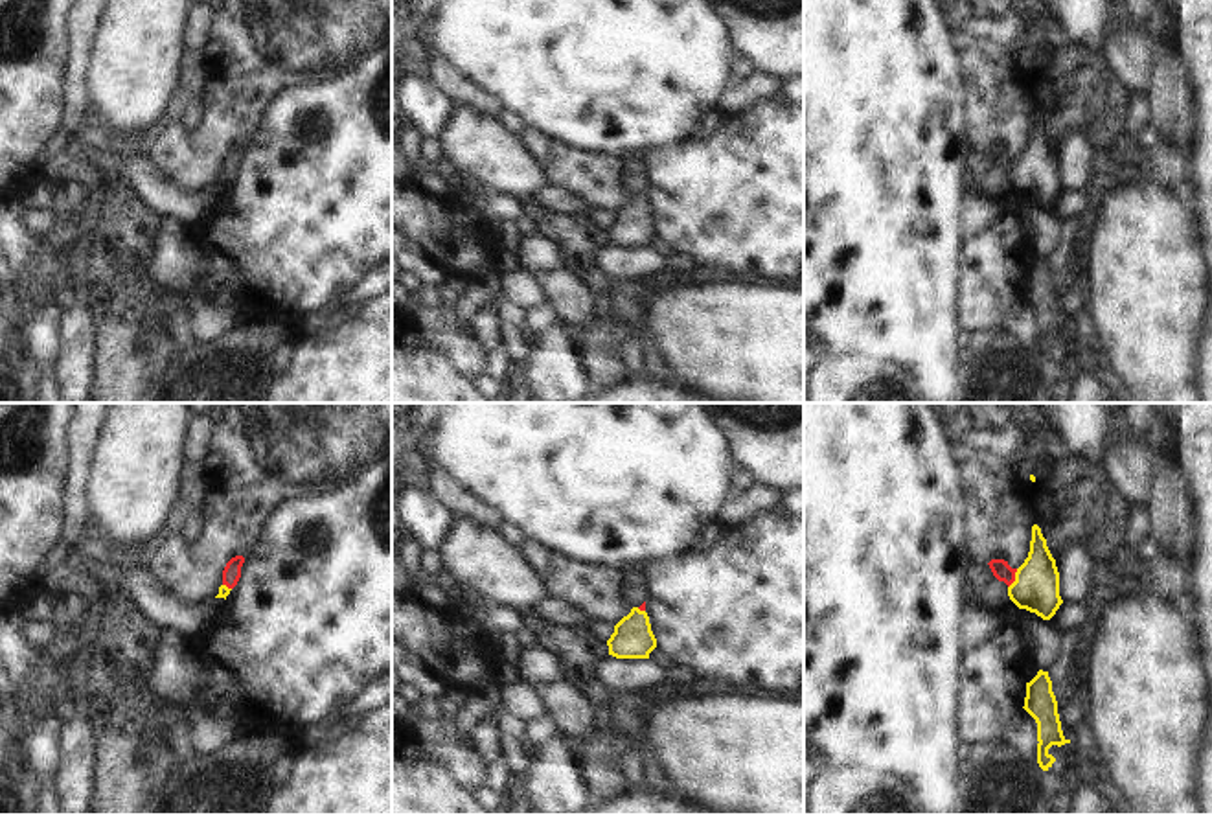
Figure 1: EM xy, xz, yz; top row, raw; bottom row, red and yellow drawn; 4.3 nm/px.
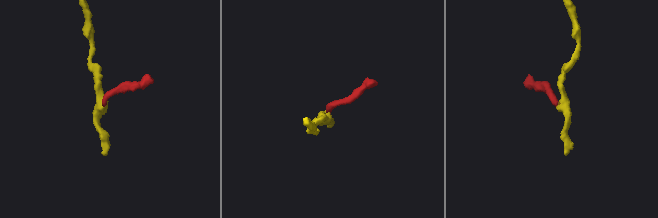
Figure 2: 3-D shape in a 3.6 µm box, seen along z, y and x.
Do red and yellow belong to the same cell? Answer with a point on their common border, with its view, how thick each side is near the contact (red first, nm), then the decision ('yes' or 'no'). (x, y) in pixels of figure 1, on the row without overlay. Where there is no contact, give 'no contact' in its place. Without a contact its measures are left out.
yz (1014, 166) | 80/200 nm | yes

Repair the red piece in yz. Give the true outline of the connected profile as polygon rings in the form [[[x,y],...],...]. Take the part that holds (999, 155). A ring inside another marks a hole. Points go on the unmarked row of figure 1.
[[[1037,112],[1032,114],[1030,140],[1019,156],[1012,156],[1004,147],[991,147],[988,153],[993,164],[1008,173],[1008,184],[1019,197],[1050,208],[1063,191],[1056,147]]]

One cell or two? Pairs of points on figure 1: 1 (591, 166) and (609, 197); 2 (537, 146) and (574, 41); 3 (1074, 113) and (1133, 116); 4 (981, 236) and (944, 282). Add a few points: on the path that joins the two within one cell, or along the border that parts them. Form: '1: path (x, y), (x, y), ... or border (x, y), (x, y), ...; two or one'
1: path (591, 173), (604, 190); one
2: border (526, 126), (539, 127), (582, 148); two
3: border (1131, 94), (1120, 126); two
4: border (959, 219), (959, 308); two

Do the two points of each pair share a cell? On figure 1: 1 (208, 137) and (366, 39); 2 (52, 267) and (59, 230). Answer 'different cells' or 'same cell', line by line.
1: same cell
2: same cell

